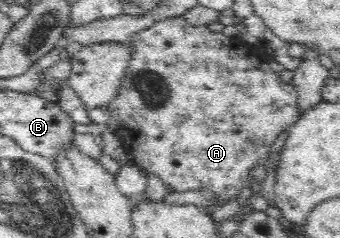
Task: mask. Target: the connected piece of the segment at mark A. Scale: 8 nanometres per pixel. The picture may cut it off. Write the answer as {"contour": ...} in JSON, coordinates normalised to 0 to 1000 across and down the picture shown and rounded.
{"contour":[[[512,71],[456,92],[429,126],[412,126],[385,151],[379,189],[391,202],[379,273],[365,307],[347,395],[315,433],[321,471],[318,542],[365,597],[371,622],[391,655],[388,689],[412,702],[435,739],[459,739],[494,786],[497,807],[541,807],[547,798],[615,798],[644,857],[688,840],[735,769],[735,723],[747,697],[776,689],[794,647],[800,605],[835,563],[856,550],[885,496],[888,466],[876,458],[876,382],[862,353],[829,332],[826,307],[794,282],[791,231],[762,189],[732,189],[703,147],[671,155],[653,139],[624,139],[612,105],[571,109],[544,76]]]}

